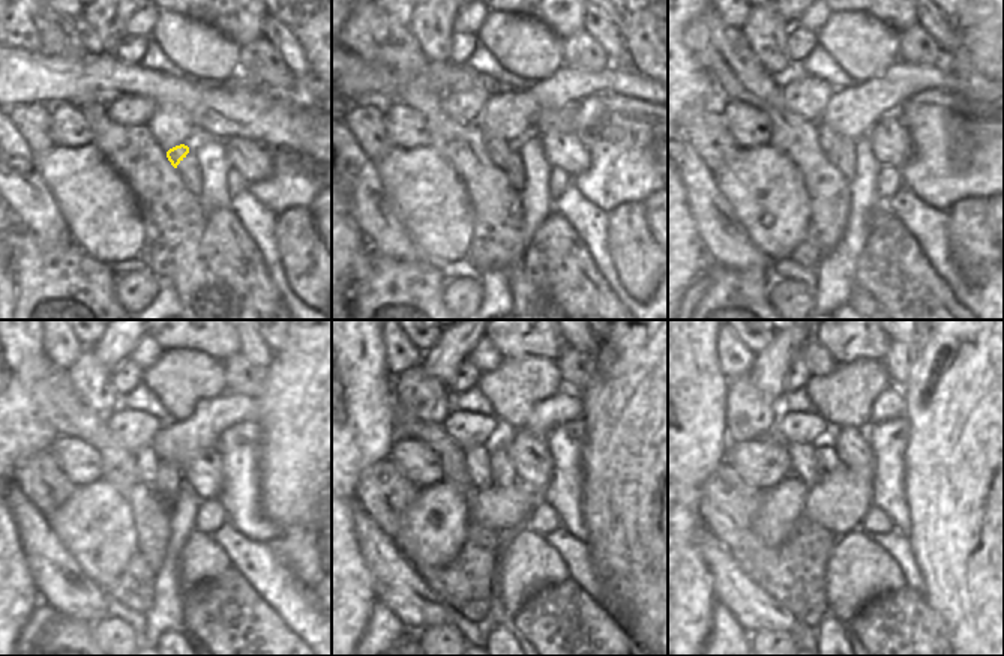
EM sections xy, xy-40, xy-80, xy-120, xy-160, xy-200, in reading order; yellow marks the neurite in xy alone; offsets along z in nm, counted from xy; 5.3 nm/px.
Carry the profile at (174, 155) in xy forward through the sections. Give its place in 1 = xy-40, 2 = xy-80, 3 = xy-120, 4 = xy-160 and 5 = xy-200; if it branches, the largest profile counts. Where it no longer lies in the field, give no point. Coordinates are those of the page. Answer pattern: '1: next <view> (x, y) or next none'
1: next xy-40 (498, 149)
2: next xy-80 (827, 138)
3: next xy-120 (146, 461)
4: next xy-160 (477, 457)
5: next xy-200 (802, 455)

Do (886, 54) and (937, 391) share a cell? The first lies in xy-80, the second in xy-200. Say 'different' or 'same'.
different

